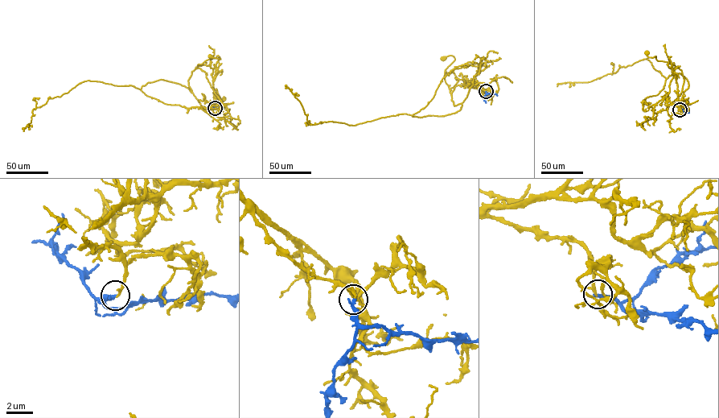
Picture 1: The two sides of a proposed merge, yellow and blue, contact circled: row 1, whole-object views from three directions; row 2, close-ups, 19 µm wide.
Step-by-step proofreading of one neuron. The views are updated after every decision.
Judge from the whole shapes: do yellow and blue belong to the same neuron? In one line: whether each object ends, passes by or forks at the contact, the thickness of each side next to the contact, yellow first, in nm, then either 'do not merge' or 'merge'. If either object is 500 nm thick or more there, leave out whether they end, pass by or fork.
yellow ends; blue ends; calibres 170 and 280 nm; merge

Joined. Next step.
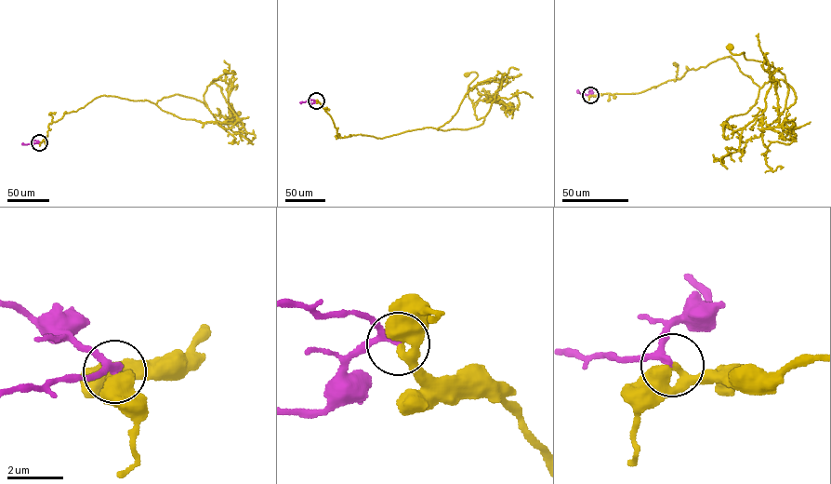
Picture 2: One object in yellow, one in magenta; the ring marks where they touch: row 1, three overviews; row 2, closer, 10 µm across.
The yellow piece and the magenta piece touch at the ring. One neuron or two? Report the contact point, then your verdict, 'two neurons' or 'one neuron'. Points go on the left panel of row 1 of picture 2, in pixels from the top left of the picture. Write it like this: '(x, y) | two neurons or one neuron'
(39, 142) | one neuron

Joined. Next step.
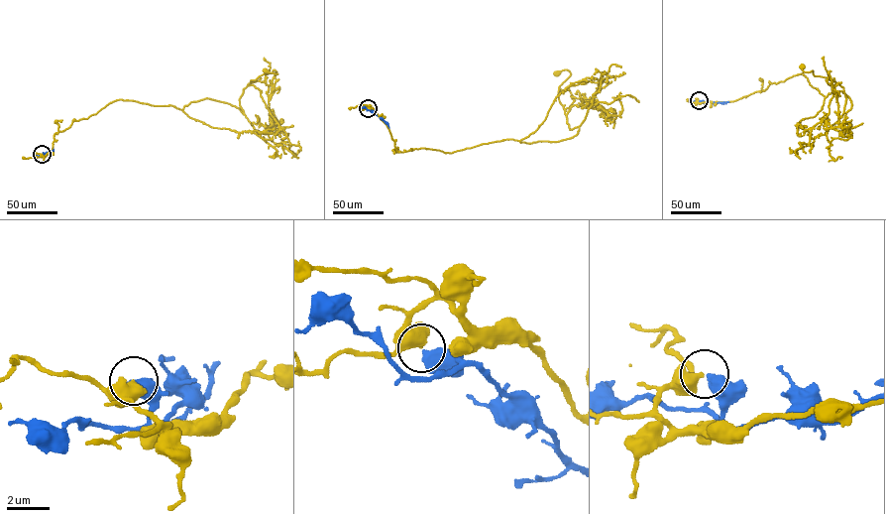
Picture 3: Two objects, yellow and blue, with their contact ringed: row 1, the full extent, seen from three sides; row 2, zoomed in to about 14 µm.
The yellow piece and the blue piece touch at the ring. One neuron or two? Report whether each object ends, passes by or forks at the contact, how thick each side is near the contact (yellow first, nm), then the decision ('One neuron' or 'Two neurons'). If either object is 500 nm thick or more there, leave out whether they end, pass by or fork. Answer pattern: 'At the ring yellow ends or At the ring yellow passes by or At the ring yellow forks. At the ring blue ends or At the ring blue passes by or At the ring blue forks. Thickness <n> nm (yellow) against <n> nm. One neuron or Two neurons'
Thickness 500 nm (yellow) against 550 nm. Two neurons

